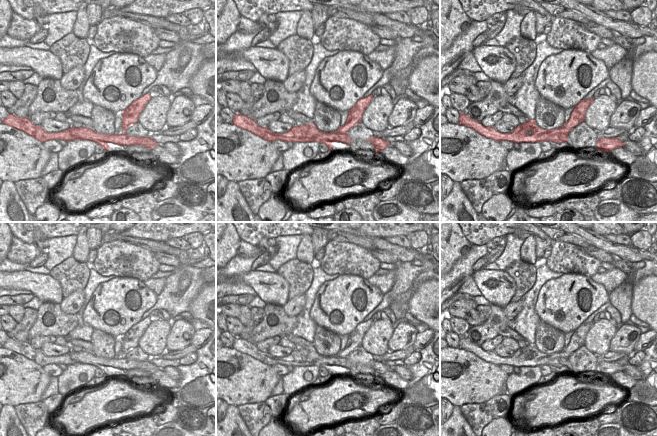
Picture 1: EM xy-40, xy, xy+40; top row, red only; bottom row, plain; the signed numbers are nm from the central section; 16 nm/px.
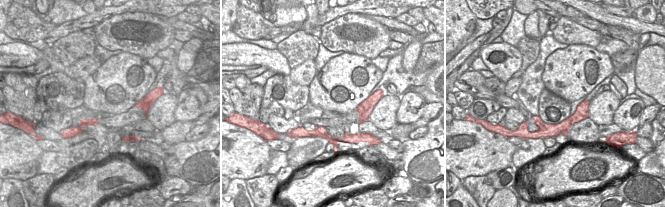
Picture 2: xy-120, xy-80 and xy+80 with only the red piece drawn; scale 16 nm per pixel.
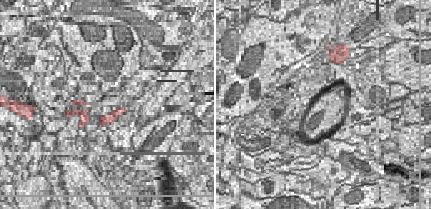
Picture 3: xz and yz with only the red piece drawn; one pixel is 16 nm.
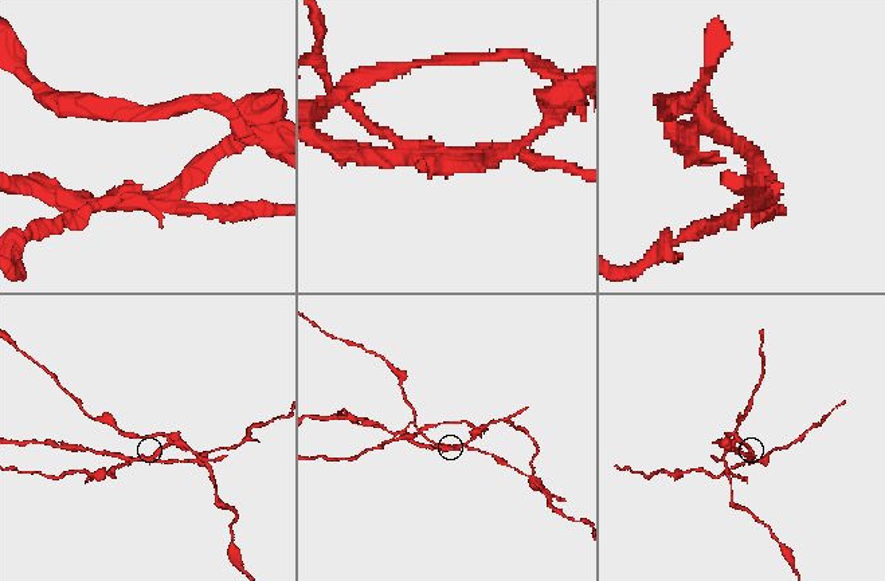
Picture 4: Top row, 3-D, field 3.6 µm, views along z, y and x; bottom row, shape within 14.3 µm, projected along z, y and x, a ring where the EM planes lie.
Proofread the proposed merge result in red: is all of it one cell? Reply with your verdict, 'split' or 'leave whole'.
split

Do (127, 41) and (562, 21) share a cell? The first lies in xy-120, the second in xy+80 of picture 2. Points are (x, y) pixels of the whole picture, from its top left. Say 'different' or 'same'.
same

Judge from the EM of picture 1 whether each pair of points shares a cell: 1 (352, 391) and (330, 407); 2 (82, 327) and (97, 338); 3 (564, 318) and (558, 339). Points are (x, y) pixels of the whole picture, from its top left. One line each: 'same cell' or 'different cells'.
1: same cell
2: different cells
3: different cells

